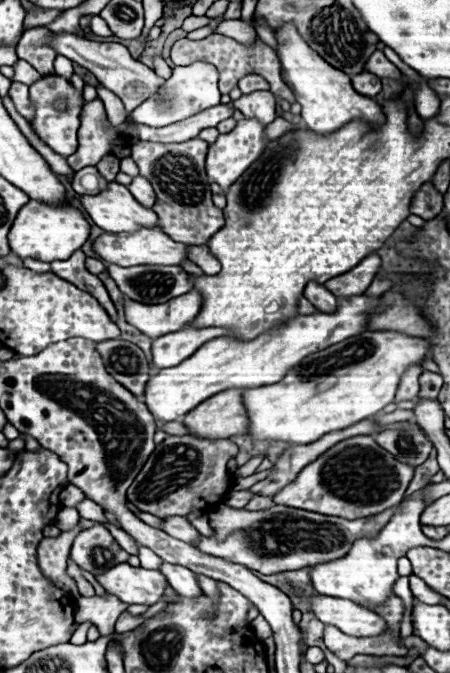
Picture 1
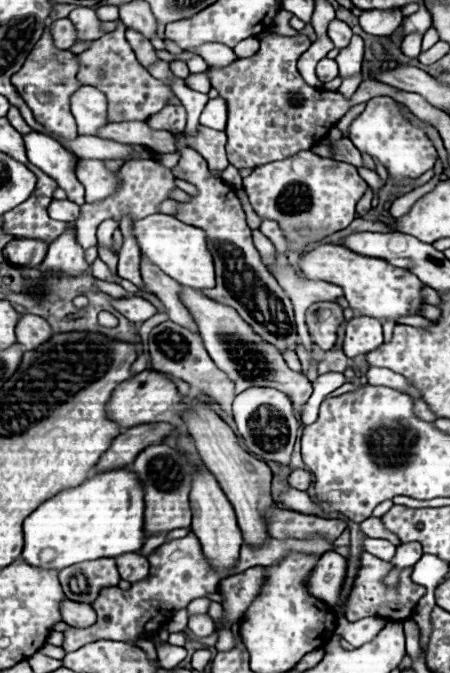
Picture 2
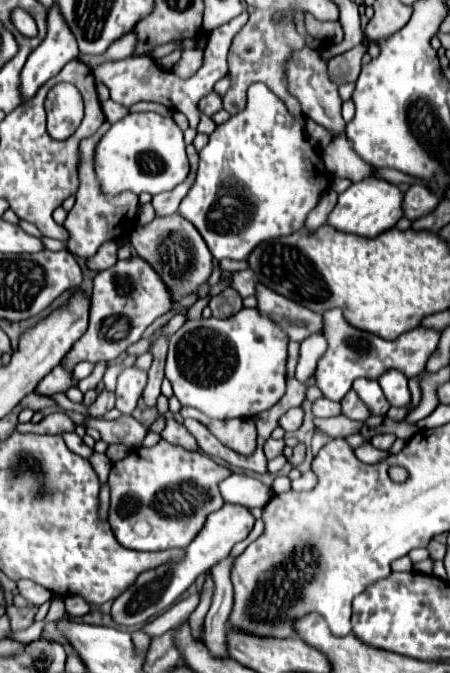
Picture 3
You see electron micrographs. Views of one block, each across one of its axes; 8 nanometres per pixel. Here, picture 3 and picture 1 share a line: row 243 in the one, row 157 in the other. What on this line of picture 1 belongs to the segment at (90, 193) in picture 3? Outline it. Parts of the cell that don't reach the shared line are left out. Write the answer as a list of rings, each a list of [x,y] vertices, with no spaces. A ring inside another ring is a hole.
[[[92,100],[82,106],[80,128],[78,128],[78,150],[68,156],[68,166],[78,172],[86,166],[96,166],[104,156],[112,154],[116,140],[126,140],[126,122],[112,126],[106,118],[102,100]]]

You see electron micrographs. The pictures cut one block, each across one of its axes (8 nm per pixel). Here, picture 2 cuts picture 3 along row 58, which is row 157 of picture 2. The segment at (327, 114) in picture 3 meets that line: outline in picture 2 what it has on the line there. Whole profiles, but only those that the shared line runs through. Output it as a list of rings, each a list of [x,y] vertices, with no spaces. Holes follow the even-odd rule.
[[[312,150],[264,164],[244,178],[244,190],[254,212],[280,224],[290,252],[304,252],[304,248],[310,248],[310,242],[344,230],[354,220],[354,208],[366,188],[368,184],[358,176],[356,166],[322,158]],[[300,228],[312,228],[316,234],[304,238],[296,234]]]

